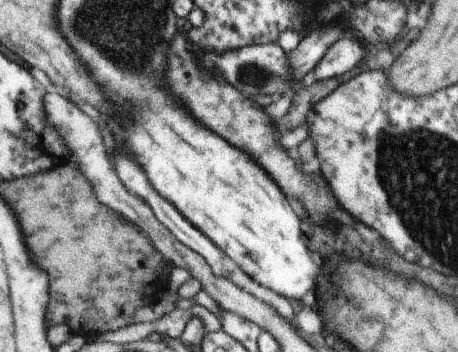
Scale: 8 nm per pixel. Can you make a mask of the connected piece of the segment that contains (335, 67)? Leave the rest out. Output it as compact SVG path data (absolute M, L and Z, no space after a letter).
M350 35L339 37L312 68L317 81L341 76L361 62L368 51L368 47L359 39Z

